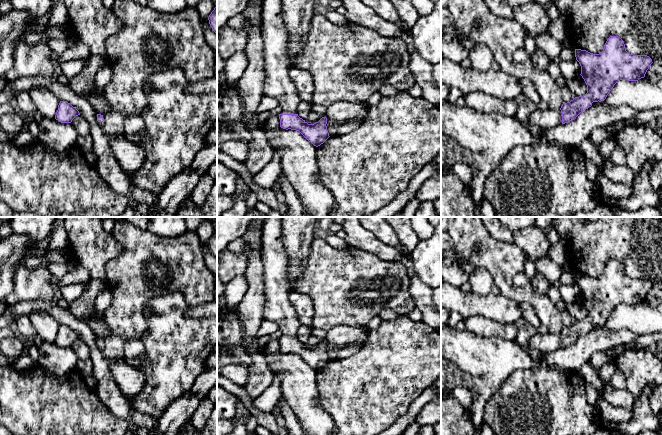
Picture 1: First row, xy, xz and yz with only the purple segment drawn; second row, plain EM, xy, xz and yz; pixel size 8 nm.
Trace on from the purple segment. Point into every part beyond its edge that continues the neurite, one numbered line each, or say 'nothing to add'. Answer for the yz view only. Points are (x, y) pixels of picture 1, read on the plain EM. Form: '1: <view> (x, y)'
1: yz (545, 343)

